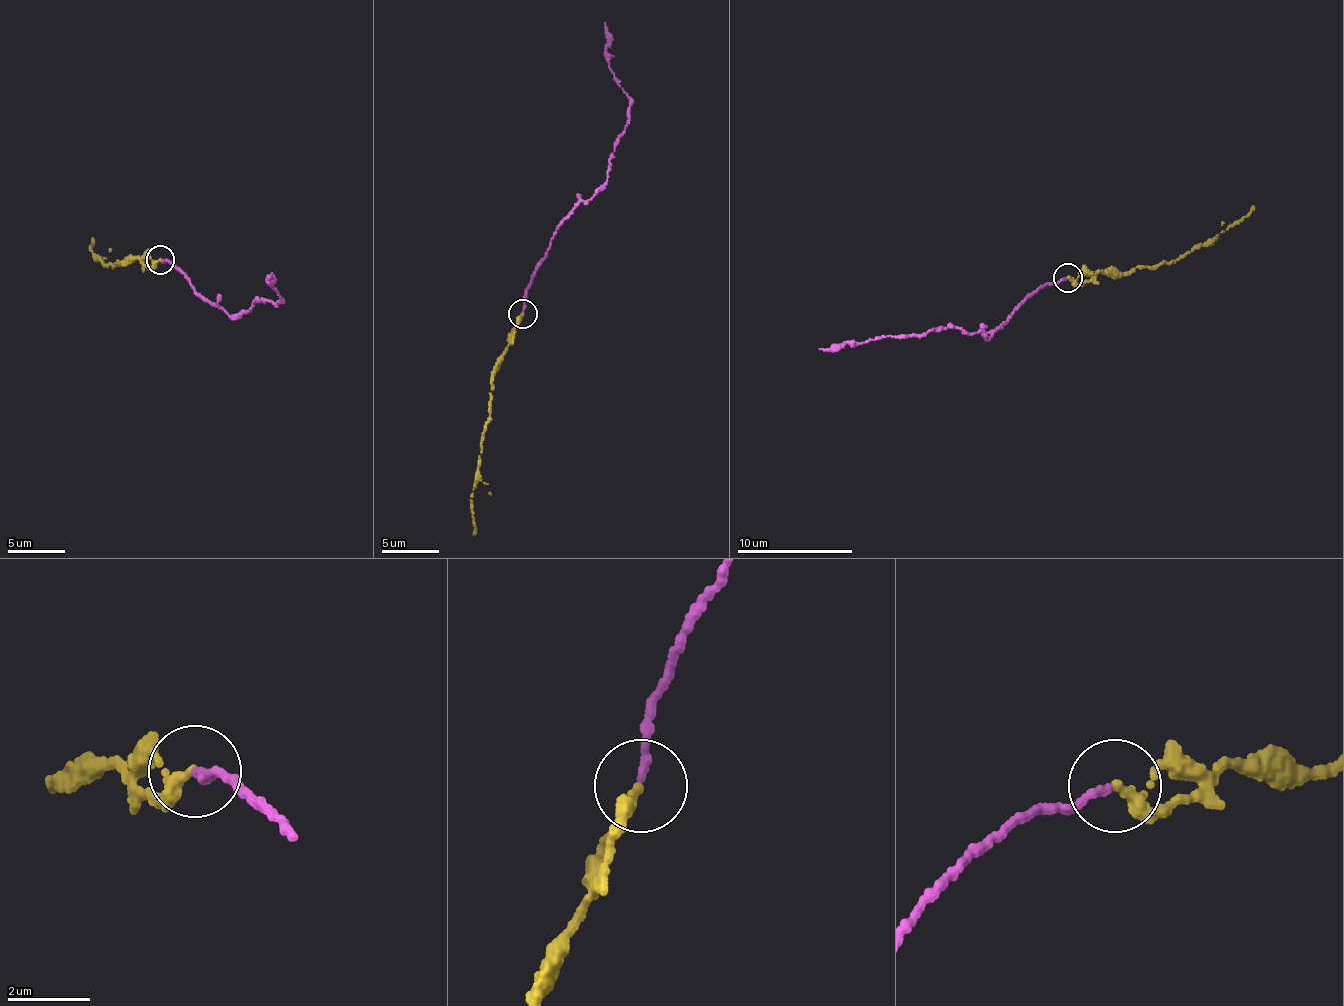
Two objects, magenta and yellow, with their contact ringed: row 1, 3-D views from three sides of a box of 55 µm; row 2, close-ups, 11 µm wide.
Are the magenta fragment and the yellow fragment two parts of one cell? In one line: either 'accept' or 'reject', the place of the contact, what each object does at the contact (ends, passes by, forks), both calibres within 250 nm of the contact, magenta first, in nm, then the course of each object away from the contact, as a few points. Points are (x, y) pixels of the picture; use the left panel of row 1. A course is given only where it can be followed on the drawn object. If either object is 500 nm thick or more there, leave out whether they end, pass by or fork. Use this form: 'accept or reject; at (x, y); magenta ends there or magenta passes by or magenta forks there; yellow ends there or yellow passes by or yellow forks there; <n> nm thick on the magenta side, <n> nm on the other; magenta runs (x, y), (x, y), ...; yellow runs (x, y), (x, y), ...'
accept; at (160, 260); magenta ends there; yellow ends there; 200 nm thick on the magenta side, 320 nm on the other; magenta runs (161, 260), (185, 274), (195, 295), (232, 315), (246, 313), (255, 299), (281, 298), (267, 283), (272, 272); yellow runs (161, 260), (140, 256), (104, 267), (89, 249), (93, 238)

